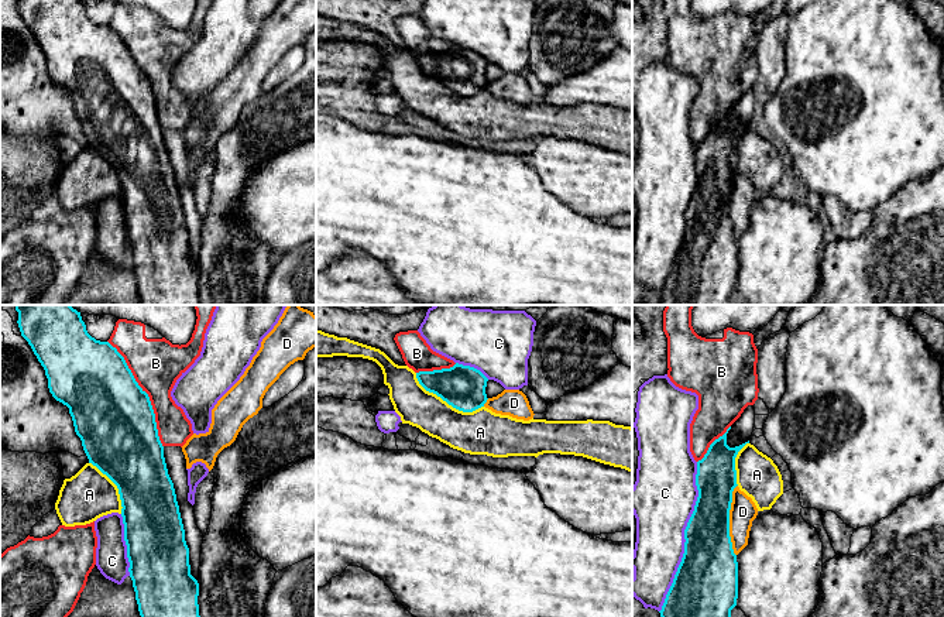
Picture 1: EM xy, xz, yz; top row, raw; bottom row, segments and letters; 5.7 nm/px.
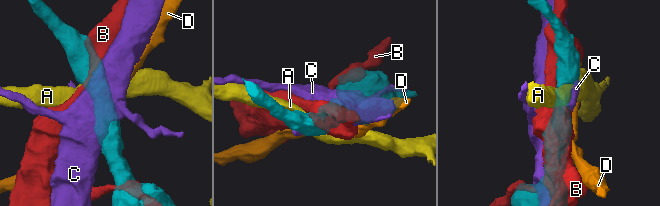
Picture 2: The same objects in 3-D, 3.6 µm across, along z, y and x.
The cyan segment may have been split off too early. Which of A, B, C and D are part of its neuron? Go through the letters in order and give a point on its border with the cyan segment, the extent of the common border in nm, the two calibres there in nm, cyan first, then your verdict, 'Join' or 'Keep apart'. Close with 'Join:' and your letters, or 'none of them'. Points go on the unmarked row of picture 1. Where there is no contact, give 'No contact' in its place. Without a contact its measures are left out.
A: Touches cyan at xz (446, 85). Shared border 440 nm. Thickness 260 nm (cyan) against 240 nm. Keep apart
B: Touches cyan at xy (147, 78). Shared border 700 nm. Thickness 460 nm (cyan) against 280 nm. Keep apart
C: Touches cyan at yz (685, 220). Shared border 900 nm. Thickness 340 nm (cyan) against 360 nm. Keep apart
D: Touches cyan at yz (728, 204). Shared border 400 nm. Thickness 300 nm (cyan) against 150 nm. Keep apart
Join: none of them

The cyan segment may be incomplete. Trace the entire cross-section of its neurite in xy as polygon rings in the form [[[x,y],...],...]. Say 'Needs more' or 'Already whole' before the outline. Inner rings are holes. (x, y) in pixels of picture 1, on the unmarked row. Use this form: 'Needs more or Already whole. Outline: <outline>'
Already whole. Outline: [[[18,0],[21,20],[28,25],[45,54],[52,80],[69,92],[75,116],[82,124],[89,147],[106,158],[119,172],[130,261],[143,305],[202,305],[199,267],[190,258],[189,232],[168,158],[164,130],[158,120],[155,97],[148,78],[138,69],[124,41],[109,25],[92,21],[82,0]]]

